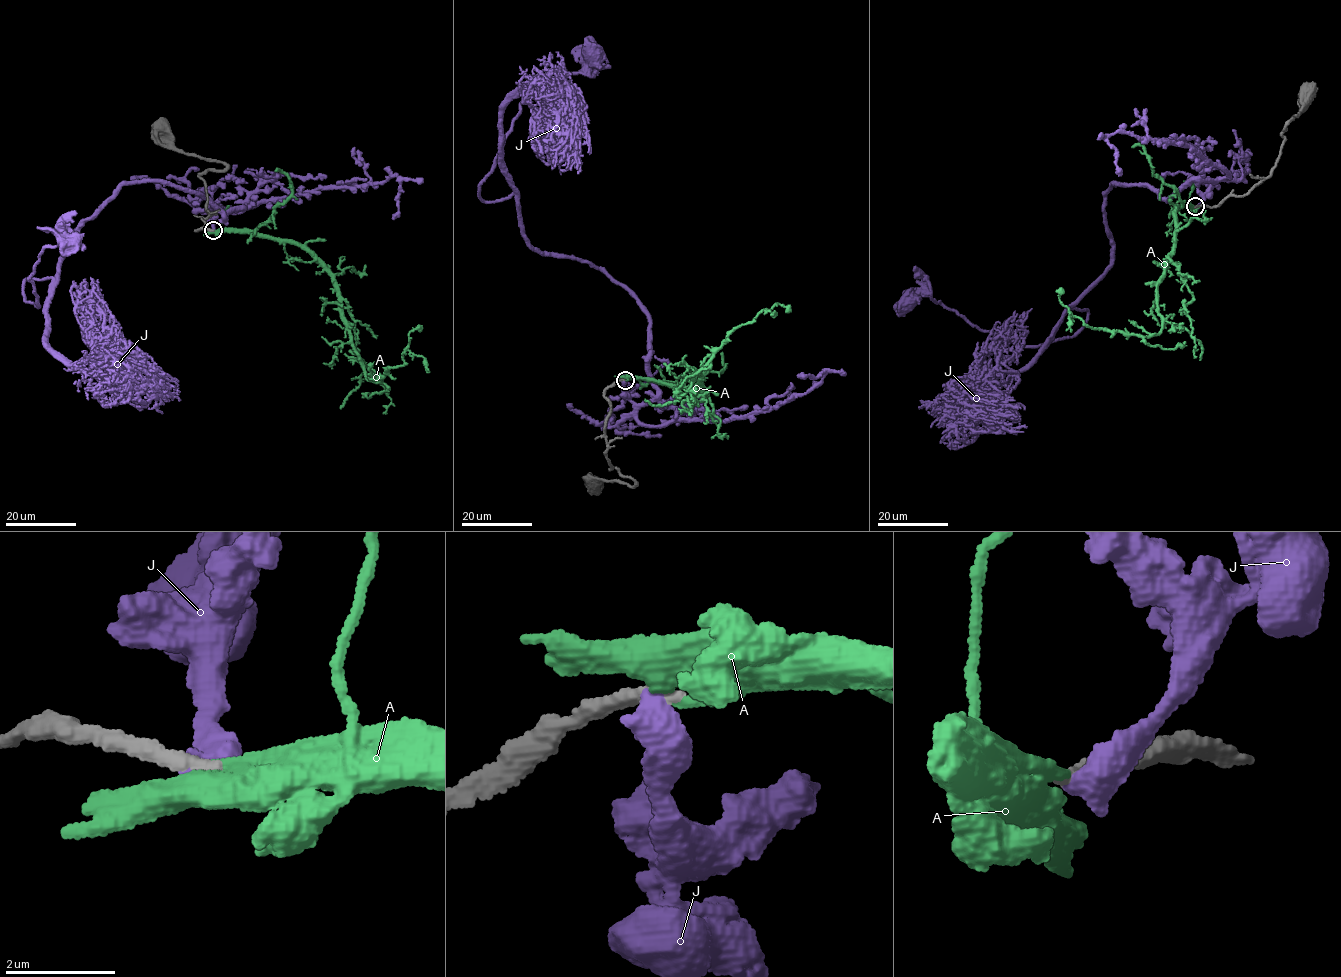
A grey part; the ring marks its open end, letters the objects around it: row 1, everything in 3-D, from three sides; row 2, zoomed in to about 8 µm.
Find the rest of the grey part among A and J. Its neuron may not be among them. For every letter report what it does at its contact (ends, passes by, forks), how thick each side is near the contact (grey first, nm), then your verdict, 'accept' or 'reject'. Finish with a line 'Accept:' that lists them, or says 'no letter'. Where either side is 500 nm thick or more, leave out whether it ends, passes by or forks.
A: it ends there; 240 nm thick on the grey side, 380 nm on the other; accept
J: 320 nm thick on the grey side, 650 nm on the other; reject
Accept: A

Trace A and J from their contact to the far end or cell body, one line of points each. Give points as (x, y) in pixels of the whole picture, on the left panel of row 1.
A: (213, 230), (309, 253), (331, 277), (368, 380), (403, 366), (407, 350), (429, 372)
J: (211, 230), (241, 208), (127, 181), (26, 301), (44, 247), (69, 242)

